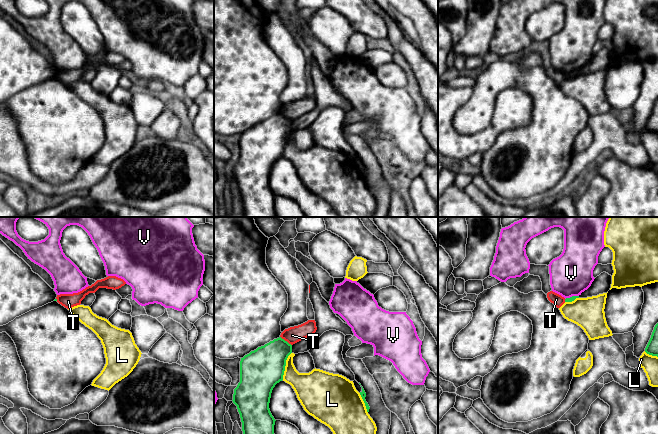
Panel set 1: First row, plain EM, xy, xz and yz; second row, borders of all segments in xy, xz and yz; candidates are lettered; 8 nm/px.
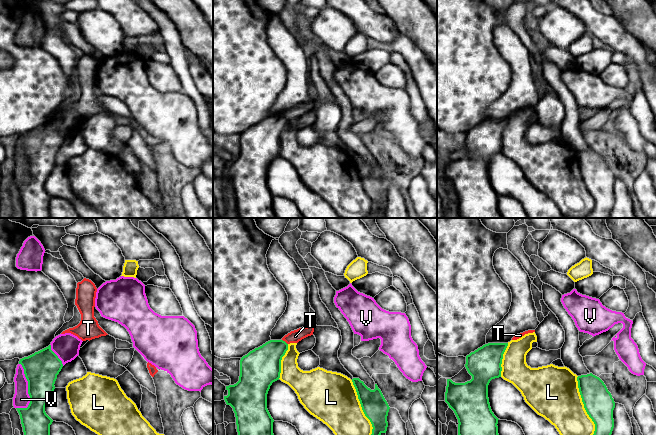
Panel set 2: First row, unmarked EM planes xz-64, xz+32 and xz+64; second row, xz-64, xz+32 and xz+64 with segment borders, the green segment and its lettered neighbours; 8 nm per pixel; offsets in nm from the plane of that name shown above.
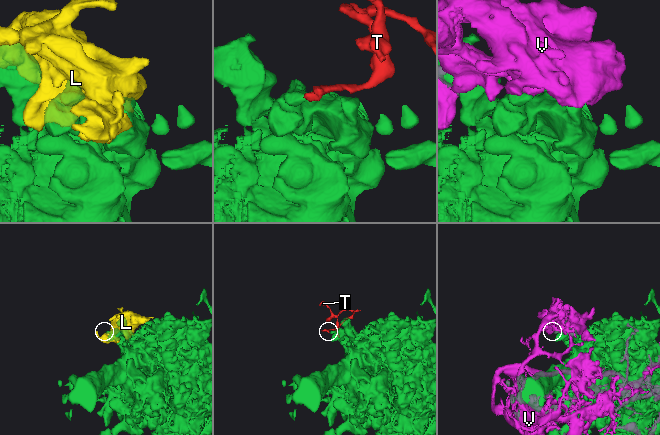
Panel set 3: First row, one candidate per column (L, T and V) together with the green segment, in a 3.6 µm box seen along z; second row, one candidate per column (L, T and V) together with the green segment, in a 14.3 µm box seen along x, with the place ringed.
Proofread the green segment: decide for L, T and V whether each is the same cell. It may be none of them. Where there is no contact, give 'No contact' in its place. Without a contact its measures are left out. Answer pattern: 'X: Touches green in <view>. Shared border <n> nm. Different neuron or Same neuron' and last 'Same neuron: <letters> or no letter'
L: Touches green in xz. Shared border 240 nm. Different neuron
T: Touches green in xz. Shared border 120 nm. Different neuron
V: Touches green in yz. Shared border 120 nm. Different neuron
Same neuron: no letter

